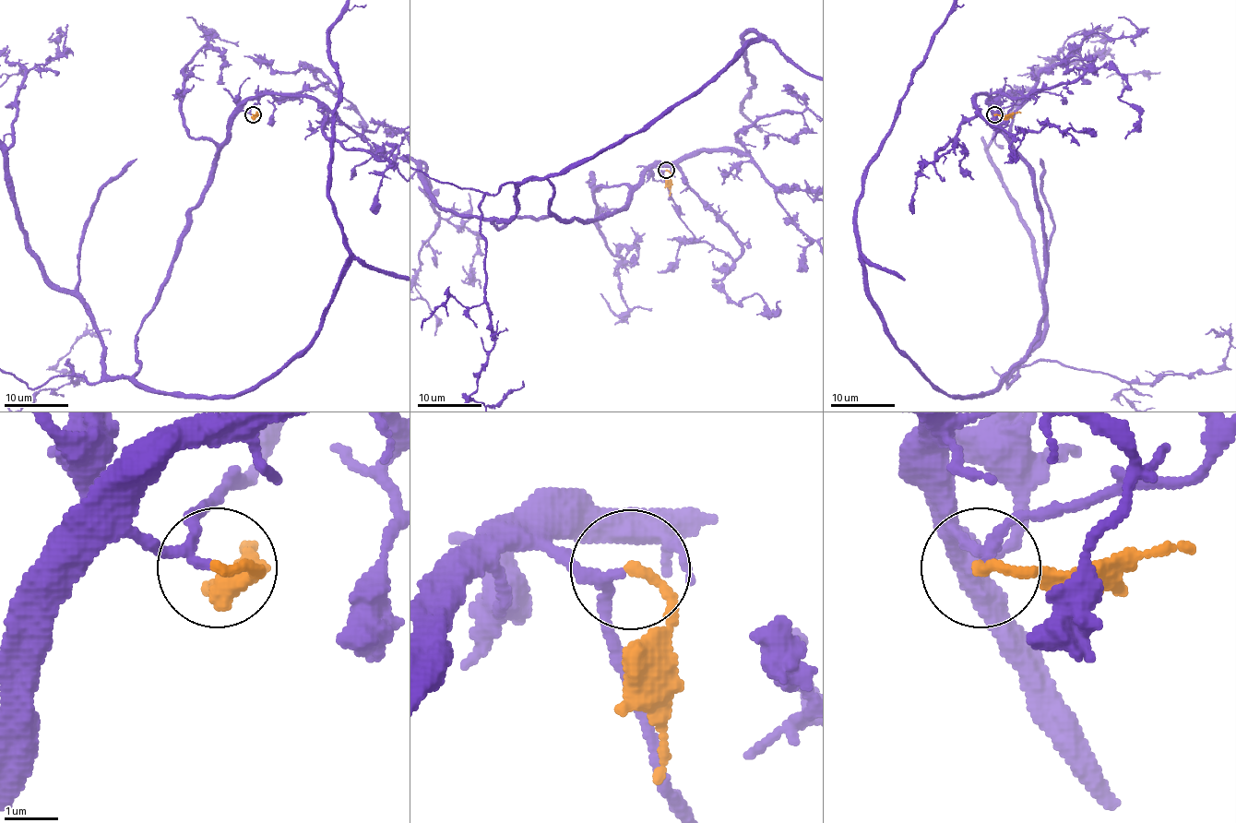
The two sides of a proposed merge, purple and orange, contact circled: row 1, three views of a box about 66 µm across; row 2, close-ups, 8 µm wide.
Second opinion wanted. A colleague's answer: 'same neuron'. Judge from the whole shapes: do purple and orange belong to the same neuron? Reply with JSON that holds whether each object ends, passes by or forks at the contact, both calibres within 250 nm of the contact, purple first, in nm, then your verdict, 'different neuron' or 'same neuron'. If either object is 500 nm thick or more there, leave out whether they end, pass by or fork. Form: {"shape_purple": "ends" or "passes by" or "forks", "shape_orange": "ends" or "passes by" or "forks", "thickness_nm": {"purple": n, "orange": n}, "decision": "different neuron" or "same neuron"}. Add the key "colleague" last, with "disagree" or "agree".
{"shape_purple": "passes by", "shape_orange": "ends", "thickness_nm": {"purple": 160, "orange": 180}, "decision": "same neuron", "colleague": "agree"}

